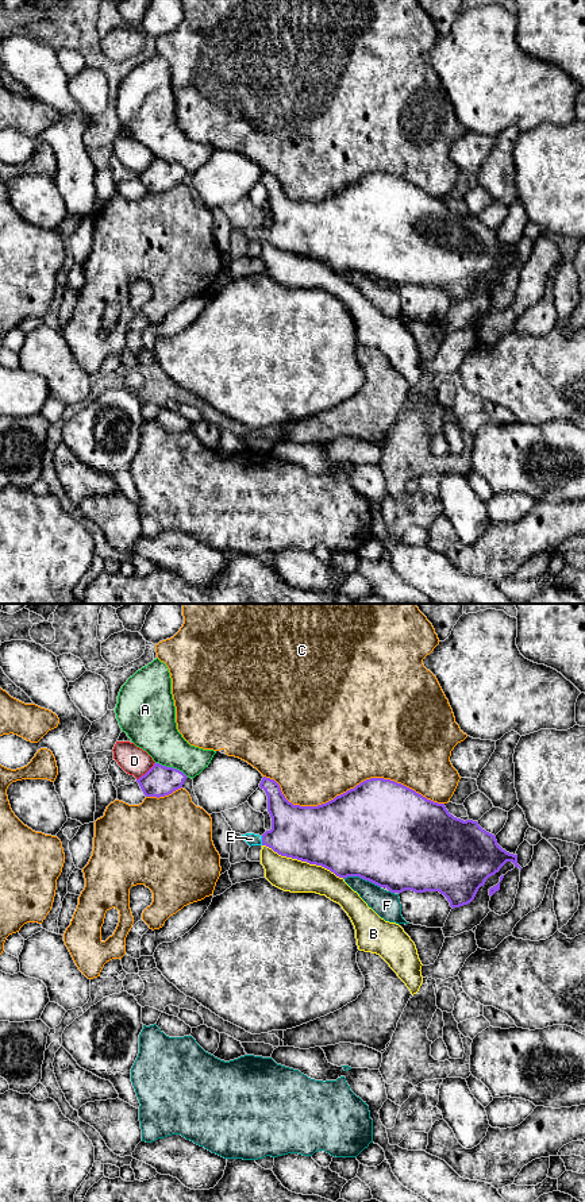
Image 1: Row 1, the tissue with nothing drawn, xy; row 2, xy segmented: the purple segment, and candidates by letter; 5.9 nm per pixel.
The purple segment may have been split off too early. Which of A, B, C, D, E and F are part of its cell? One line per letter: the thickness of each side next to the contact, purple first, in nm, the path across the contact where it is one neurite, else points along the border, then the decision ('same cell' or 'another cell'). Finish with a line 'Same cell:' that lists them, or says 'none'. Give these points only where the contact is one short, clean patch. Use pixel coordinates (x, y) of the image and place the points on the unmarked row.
A: 190/280 nm | another cell
B: 400/200 nm | another cell
C: 500/480 nm | another cell
D: 190/170 nm | another cell
E: 320/70 nm | across xy (300, 227), (283, 234), (262, 235), (251, 234) | same cell
F: 500/160 nm | another cell
Same cell: E

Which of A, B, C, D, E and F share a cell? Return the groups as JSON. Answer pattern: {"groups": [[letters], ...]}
{"groups": [["A"], ["B"], ["C"], ["D"], ["E"], ["F"]]}

